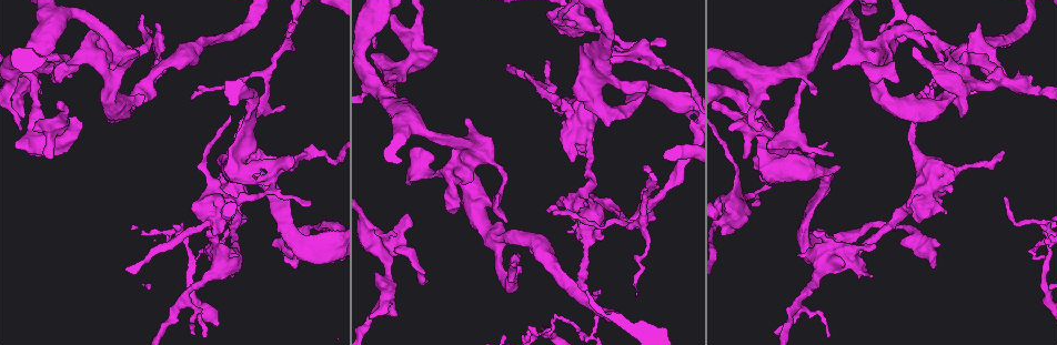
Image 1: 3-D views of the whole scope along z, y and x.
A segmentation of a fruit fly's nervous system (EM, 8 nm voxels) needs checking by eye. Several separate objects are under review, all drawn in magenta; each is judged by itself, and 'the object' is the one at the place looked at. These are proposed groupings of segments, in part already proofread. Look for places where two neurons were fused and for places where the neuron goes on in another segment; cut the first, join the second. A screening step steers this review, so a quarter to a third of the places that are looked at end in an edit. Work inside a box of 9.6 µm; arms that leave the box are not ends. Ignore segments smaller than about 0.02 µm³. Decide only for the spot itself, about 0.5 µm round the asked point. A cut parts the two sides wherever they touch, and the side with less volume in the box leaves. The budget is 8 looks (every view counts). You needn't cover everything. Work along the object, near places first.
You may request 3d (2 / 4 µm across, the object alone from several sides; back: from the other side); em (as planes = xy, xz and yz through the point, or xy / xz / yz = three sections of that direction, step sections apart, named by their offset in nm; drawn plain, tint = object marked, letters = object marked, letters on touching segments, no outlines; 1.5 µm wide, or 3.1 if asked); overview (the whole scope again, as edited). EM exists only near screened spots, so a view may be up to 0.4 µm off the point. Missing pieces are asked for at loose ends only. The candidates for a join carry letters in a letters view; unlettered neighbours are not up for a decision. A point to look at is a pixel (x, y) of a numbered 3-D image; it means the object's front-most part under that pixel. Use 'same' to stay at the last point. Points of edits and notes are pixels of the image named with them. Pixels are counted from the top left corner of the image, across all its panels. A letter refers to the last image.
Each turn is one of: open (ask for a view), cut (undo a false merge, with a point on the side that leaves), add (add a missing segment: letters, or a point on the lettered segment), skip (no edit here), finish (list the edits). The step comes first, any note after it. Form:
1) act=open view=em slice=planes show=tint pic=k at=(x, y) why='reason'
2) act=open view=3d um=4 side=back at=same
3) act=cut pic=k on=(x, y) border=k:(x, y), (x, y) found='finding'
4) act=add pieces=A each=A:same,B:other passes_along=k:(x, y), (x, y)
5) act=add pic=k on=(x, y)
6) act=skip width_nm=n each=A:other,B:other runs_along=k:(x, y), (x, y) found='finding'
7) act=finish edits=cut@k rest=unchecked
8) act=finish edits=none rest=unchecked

act=open view=3d um=4 pic=1 at=(658, 60) why='sudden change in width'

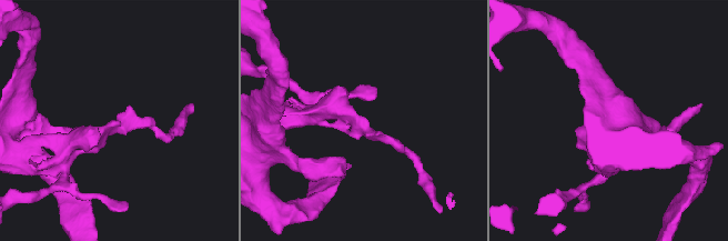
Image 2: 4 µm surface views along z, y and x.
act=open view=em slice=planes show=letters pic=2 at=(113, 126)

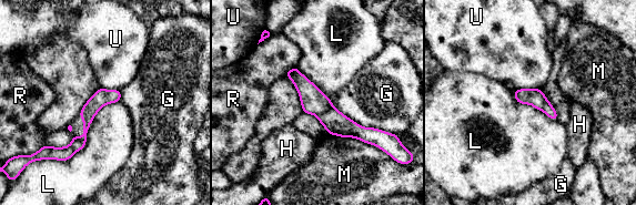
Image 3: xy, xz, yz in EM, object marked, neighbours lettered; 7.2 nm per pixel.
act=cut pic=3 on=(336, 123) each=G:other,H:other,L:other,M:other,R:other,U:other border=3:(332, 105), (316, 115) found='a second neuron is stuck on'

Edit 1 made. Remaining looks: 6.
act=open view=em slice=planes show=letters pic=1 at=(622, 221) why='branch point'

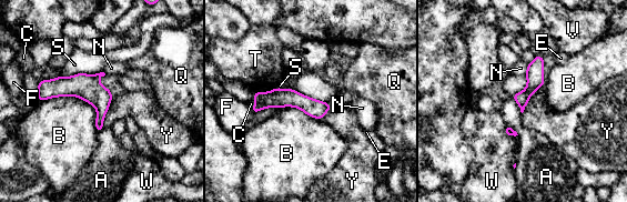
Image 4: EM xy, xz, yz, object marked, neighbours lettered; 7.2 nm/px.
act=skip longest_contact=B:500nm each=A:other,B:other,C:other,E:other,F:other,N:other,Q:other,S:other,T:other,V:other,W:other,Y:other border=4:(38, 100), (86, 100), (98, 131) found='all the same neuron'

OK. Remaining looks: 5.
act=open view=em slice=planes show=letters pic=1 at=(231, 275) why='an open end'

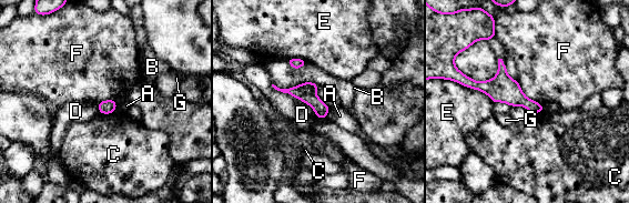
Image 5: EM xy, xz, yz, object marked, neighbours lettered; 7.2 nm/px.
act=skip each=A:other,B:other,C:other,D:other,E:other,F:other,G:other runs_along=5:(469, 82), (505, 89), (539, 108) found='no lettered segment goes on from it'

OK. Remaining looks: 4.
act=finish edits=cut@3 rest=unchecked

